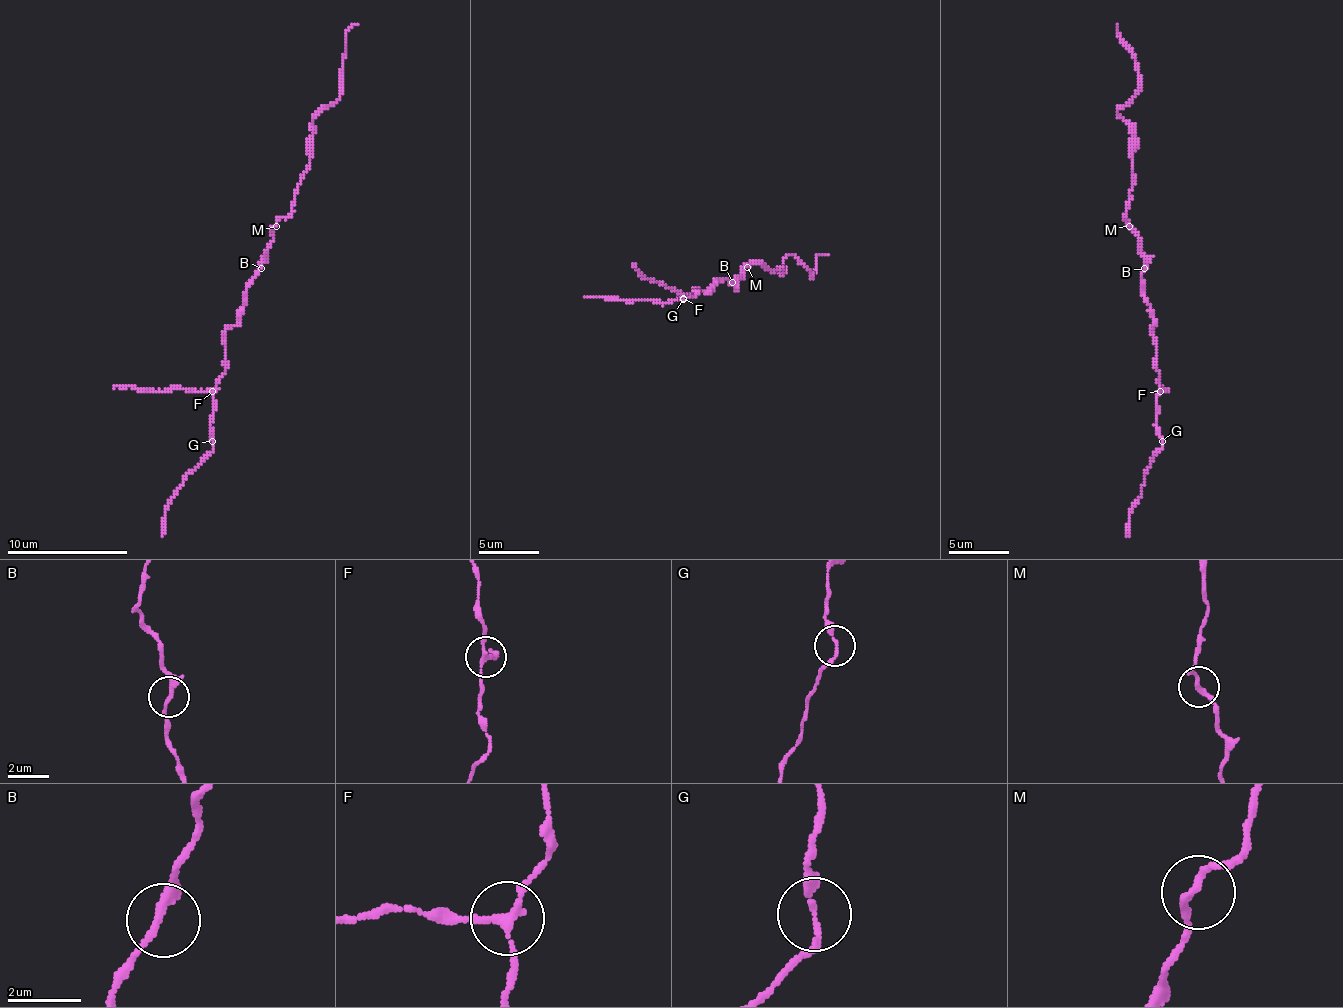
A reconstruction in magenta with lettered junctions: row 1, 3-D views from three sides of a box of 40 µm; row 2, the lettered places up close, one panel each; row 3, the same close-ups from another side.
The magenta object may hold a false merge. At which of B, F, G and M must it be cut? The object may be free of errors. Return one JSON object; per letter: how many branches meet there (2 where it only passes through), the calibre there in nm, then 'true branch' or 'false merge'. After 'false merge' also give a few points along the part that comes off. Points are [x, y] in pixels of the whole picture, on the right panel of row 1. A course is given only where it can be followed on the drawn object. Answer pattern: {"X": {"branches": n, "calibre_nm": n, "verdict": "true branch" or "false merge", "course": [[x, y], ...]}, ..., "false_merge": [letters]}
{"B": {"branches": 3, "calibre_nm": 180, "verdict": "true branch"}, "F": {"branches": 3, "calibre_nm": 170, "verdict": "false merge"}, "G": {"branches": 2, "calibre_nm": 160, "verdict": "true branch"}, "M": {"branches": 2, "calibre_nm": 200, "verdict": "true branch"}, "false_merge": ["F"]}

